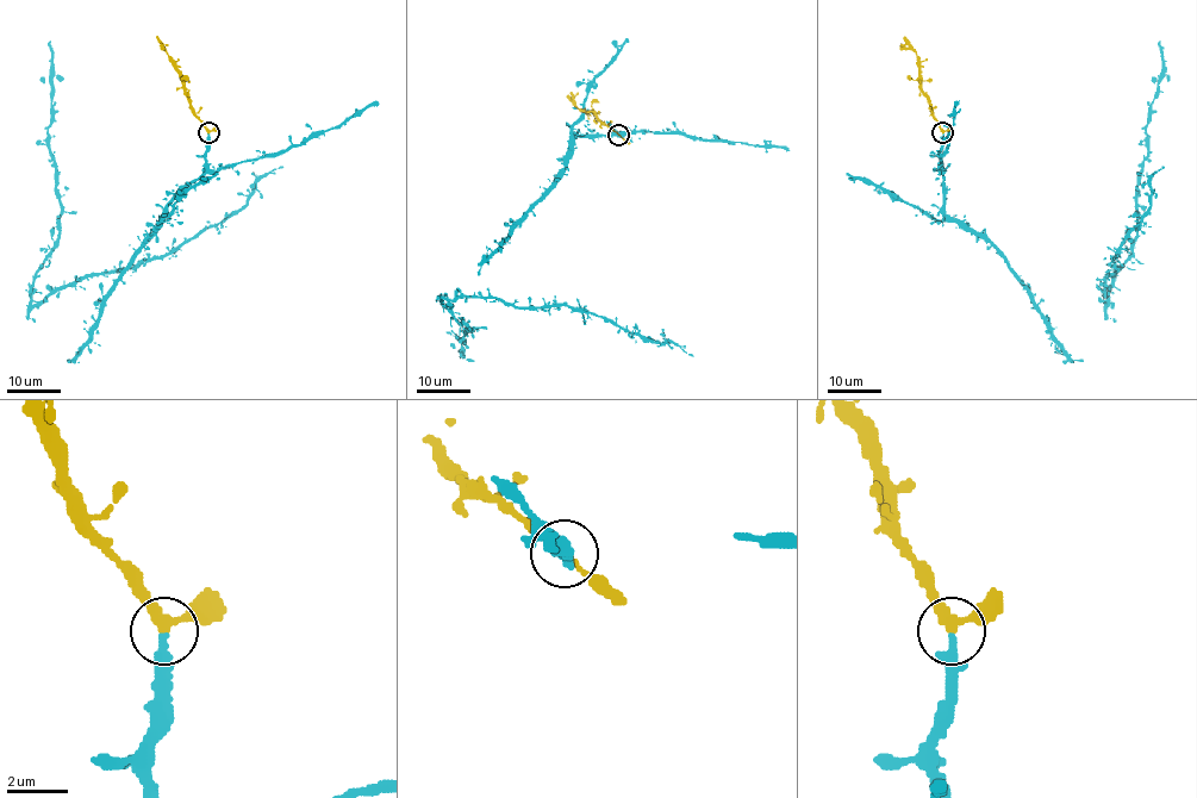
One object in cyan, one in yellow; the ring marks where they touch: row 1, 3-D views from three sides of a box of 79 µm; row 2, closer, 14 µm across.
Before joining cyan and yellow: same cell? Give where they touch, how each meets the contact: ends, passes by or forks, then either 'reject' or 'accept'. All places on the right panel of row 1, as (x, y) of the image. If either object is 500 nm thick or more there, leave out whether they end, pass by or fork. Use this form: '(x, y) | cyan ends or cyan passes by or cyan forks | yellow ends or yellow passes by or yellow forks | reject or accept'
(942, 132) | cyan ends | yellow passes by | accept

